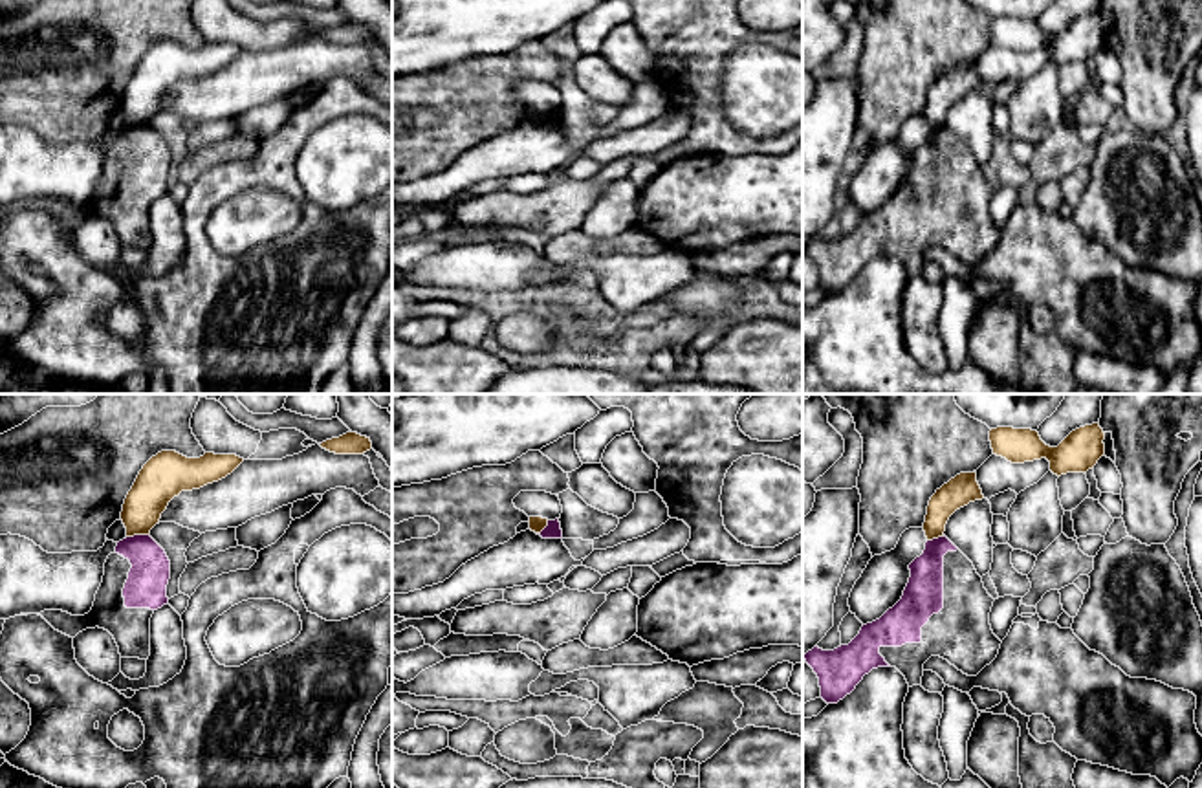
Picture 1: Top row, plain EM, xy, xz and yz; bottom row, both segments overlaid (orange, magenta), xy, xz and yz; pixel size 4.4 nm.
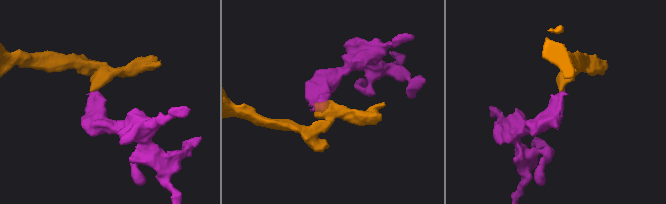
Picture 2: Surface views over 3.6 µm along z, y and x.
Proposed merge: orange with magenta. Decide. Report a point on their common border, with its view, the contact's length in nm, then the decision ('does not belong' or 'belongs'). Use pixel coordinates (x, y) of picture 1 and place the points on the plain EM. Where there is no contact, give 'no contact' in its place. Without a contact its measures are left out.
meets orange in xy at (136, 123); contact 100 nm long; does not belong

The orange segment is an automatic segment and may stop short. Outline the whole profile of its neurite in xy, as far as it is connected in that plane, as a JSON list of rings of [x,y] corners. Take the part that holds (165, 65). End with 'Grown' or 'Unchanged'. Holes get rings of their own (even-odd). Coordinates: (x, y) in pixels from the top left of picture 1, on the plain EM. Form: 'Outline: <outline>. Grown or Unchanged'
Outline: [[[176,40],[158,42],[143,55],[125,88],[121,110],[126,126],[148,125],[174,86],[225,68],[242,51],[236,44],[187,48]]]. Unchanged

